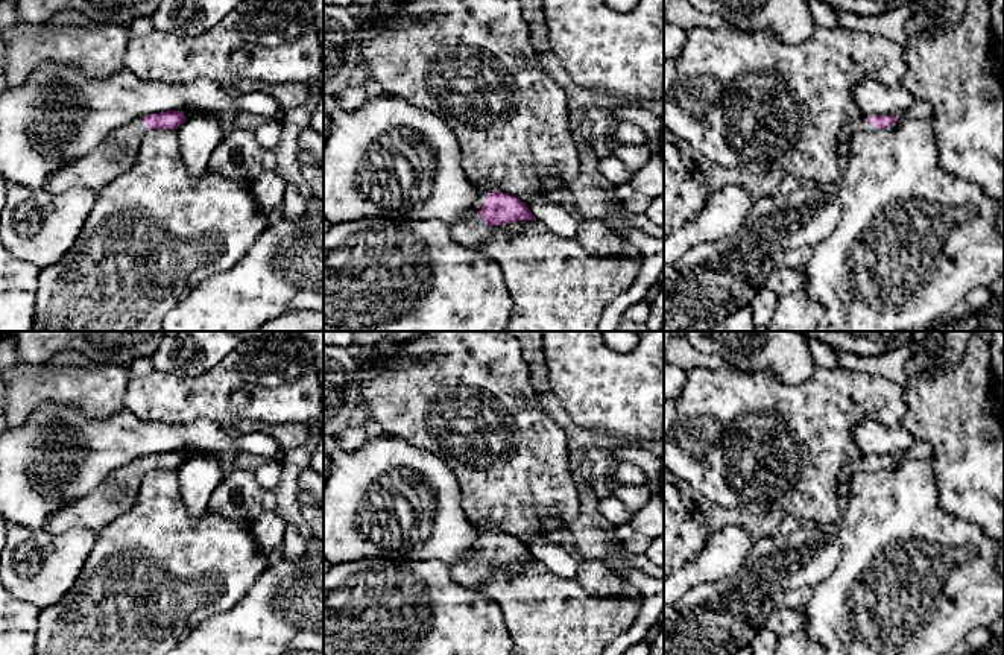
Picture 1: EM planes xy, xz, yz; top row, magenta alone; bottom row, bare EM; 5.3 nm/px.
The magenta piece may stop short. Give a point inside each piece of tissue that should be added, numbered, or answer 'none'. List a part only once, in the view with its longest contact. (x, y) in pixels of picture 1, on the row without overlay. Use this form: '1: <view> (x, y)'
1: xz (470, 572)

